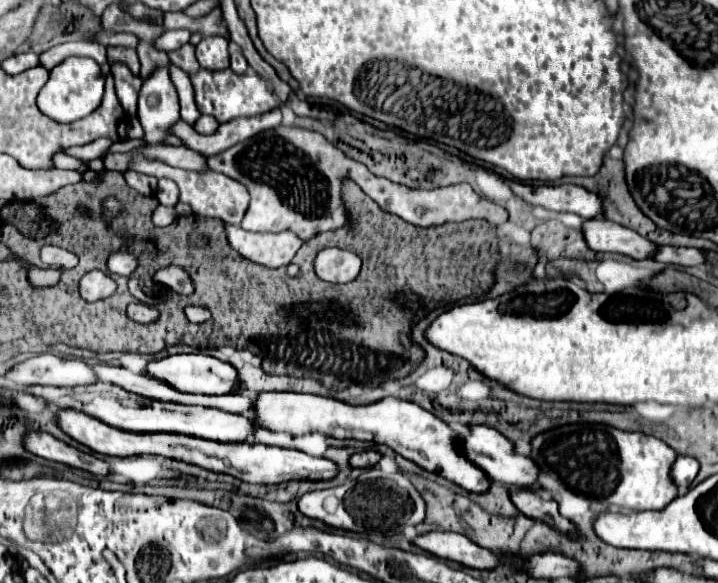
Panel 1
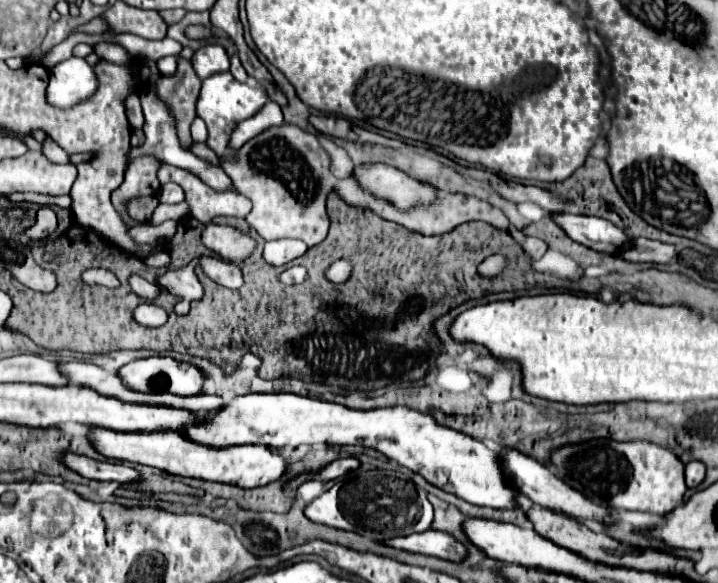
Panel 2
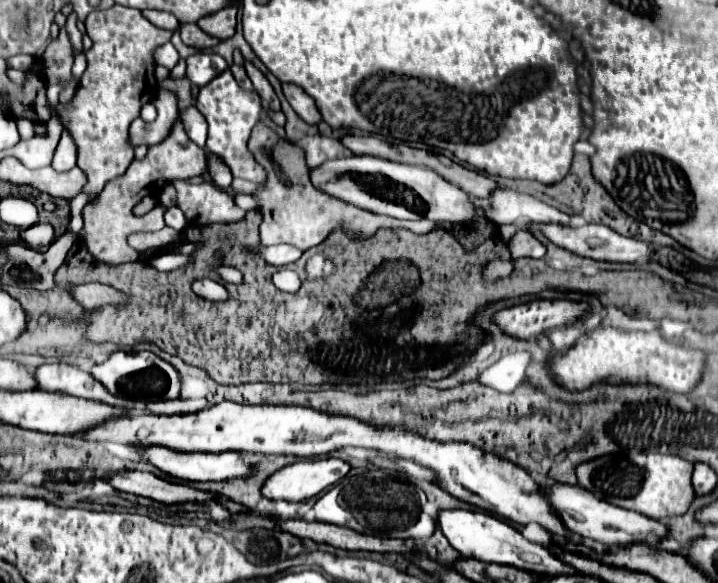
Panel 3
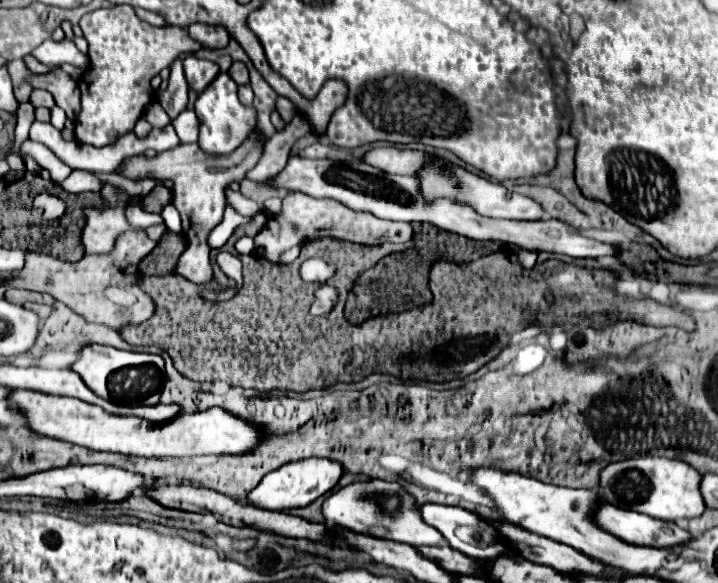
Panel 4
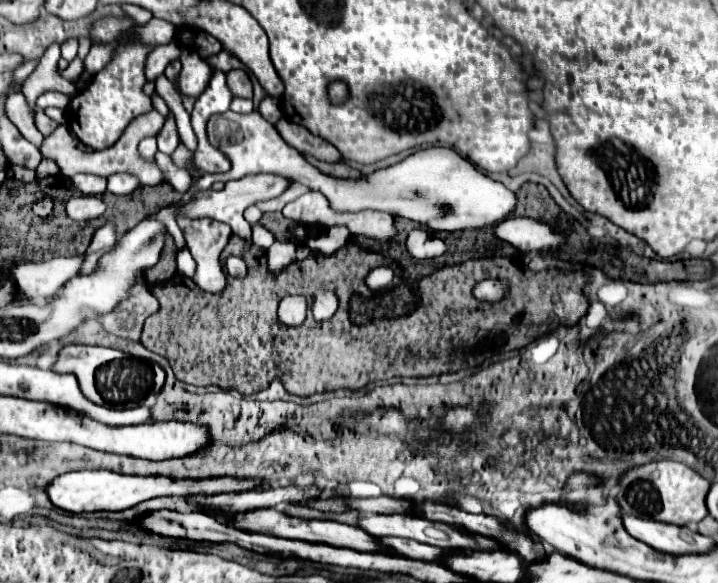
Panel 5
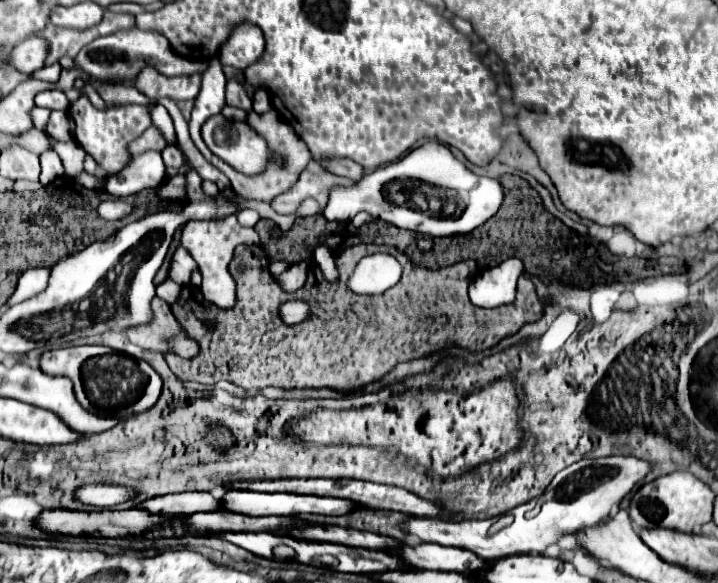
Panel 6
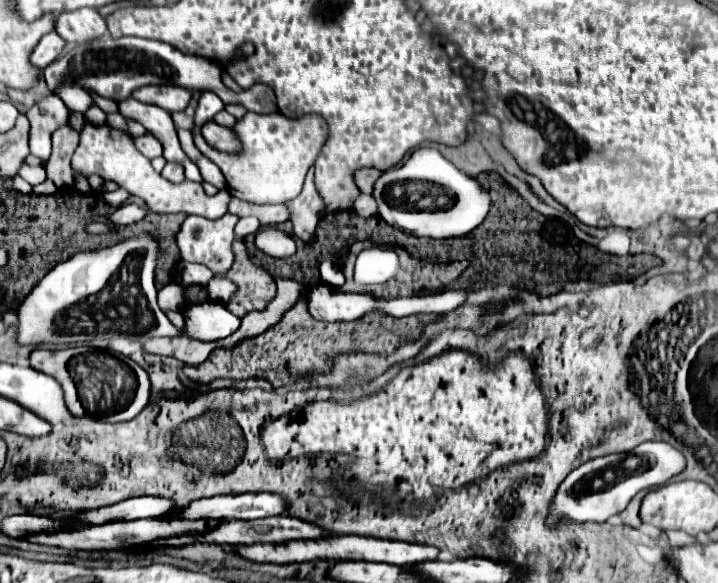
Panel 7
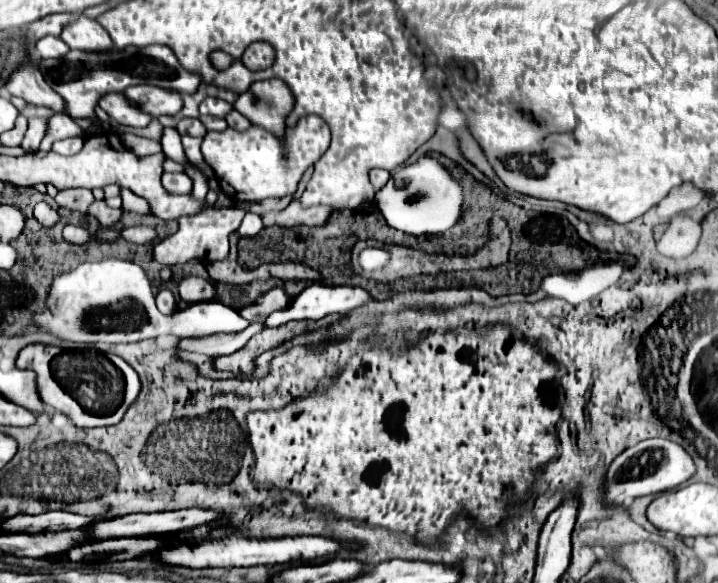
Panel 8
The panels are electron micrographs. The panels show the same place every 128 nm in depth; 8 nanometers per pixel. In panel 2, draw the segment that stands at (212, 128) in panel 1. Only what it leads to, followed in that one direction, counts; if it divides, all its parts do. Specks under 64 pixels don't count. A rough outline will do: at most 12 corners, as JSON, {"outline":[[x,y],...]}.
{"outline":[[202,118],[192,122],[194,142],[206,142],[208,132]]}

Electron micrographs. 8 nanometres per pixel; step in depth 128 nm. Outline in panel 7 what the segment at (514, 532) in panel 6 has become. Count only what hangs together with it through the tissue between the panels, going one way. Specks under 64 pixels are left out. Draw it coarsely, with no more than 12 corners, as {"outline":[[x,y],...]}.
{"outline":[[668,442],[594,458],[560,484],[548,524],[606,522],[686,468]]}

